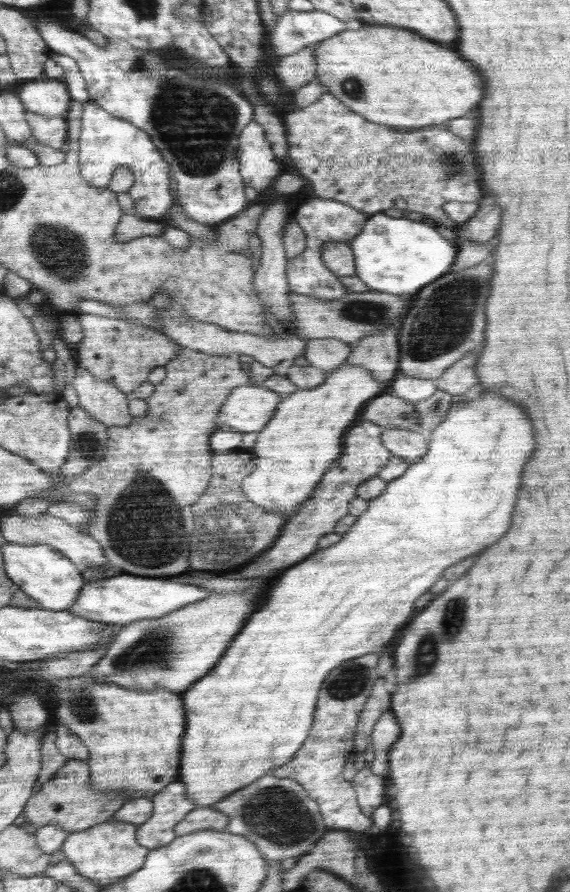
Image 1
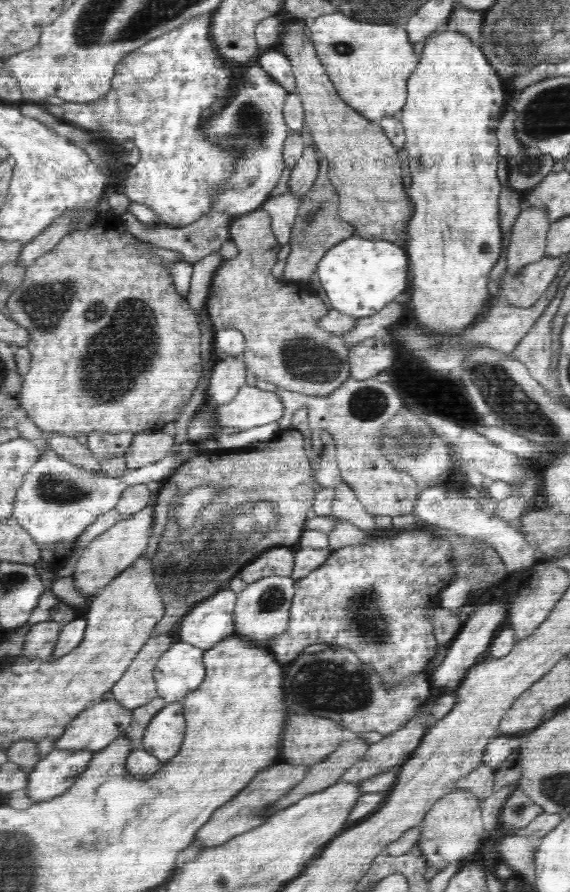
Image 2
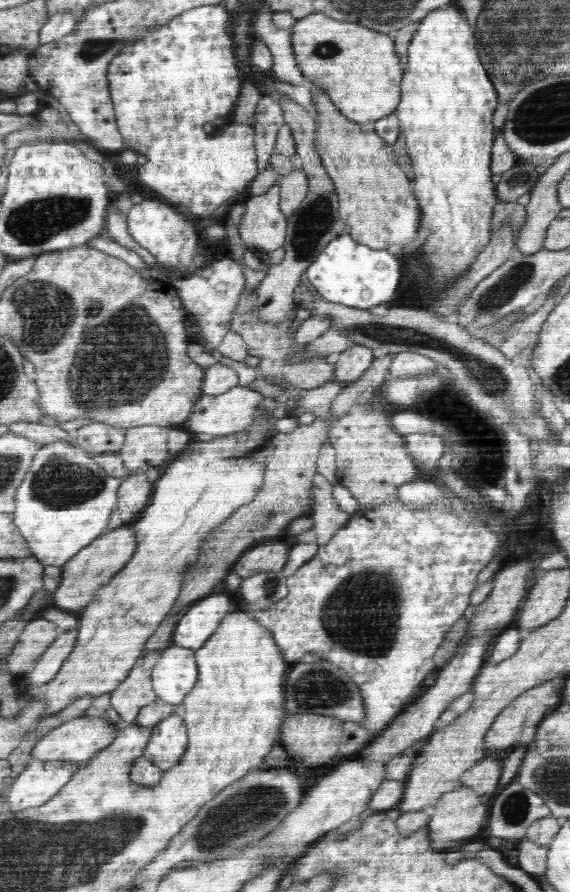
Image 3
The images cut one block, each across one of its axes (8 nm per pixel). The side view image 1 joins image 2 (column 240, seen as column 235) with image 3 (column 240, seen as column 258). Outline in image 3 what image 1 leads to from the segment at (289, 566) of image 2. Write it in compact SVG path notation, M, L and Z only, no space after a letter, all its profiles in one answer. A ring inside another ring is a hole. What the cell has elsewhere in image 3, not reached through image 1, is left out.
M280 540L264 541L245 550L233 564L242 579L259 572L278 572L286 564L290 548Z

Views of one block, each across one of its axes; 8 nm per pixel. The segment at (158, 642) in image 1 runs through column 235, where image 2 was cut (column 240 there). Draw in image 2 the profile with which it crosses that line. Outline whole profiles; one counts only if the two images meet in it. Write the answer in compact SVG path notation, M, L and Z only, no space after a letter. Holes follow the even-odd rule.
M266 576L247 584L246 588L237 594L233 610L234 634L252 644L266 647L274 638L286 632L290 620L290 604L295 594L294 582L291 576Z

